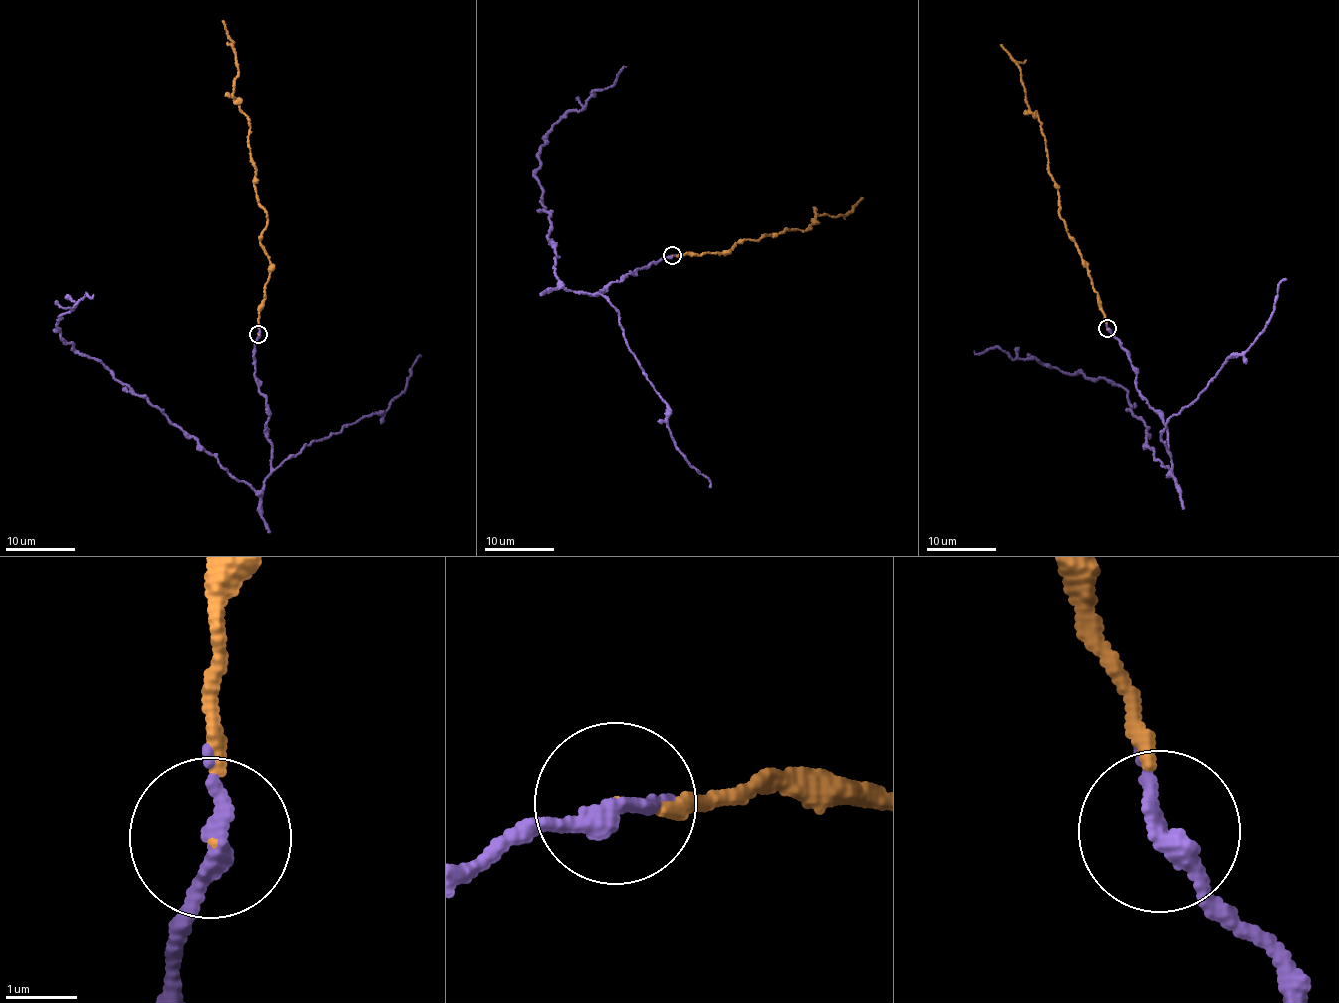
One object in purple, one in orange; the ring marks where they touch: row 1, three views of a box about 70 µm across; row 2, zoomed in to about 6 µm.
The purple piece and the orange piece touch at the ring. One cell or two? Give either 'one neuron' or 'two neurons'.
one neuron

